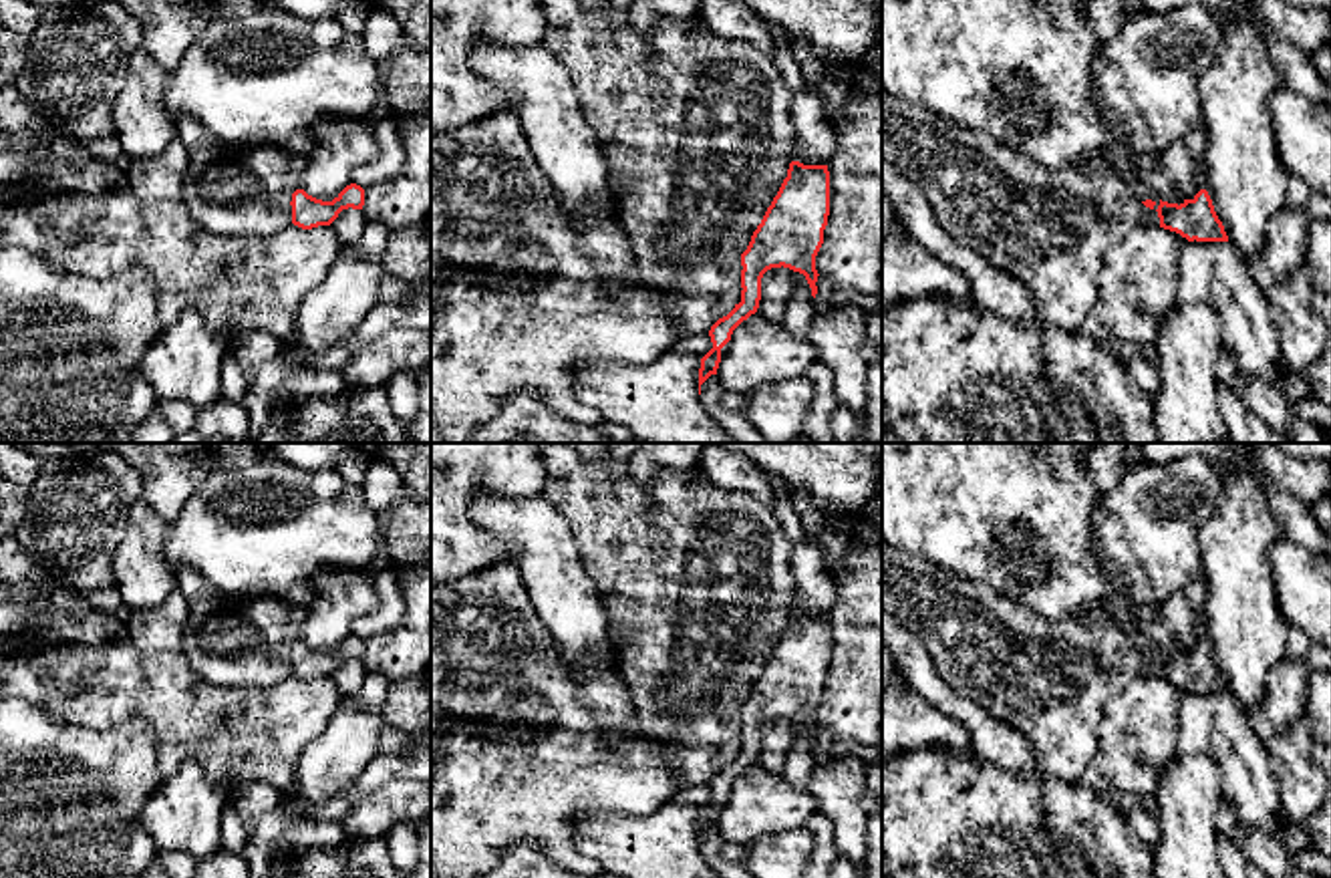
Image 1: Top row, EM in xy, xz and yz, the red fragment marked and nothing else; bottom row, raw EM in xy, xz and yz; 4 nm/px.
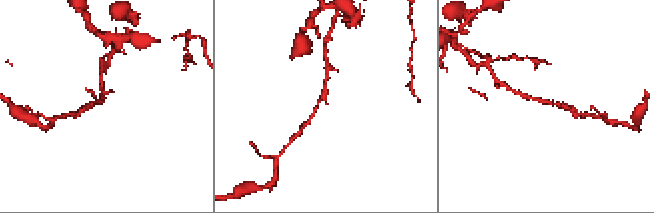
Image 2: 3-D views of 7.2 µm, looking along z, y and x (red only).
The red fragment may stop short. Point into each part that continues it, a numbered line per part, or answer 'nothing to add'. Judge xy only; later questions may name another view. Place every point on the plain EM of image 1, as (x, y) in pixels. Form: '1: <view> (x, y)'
nothing to add

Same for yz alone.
nothing to add

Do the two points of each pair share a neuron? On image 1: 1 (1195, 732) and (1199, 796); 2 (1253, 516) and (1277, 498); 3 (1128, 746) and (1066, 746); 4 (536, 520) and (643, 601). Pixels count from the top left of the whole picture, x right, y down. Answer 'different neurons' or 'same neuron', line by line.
1: different neurons
2: different neurons
3: different neurons
4: different neurons

